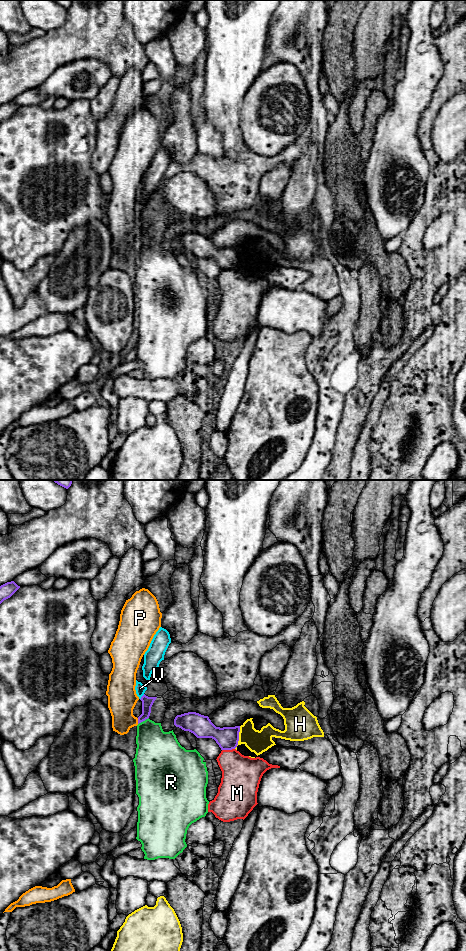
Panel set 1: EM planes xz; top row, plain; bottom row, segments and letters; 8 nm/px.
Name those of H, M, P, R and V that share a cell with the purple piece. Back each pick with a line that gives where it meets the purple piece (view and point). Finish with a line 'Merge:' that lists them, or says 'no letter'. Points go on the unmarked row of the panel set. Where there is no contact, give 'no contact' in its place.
Merge: no letter

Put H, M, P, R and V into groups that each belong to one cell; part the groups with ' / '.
H / M / P / R / V

